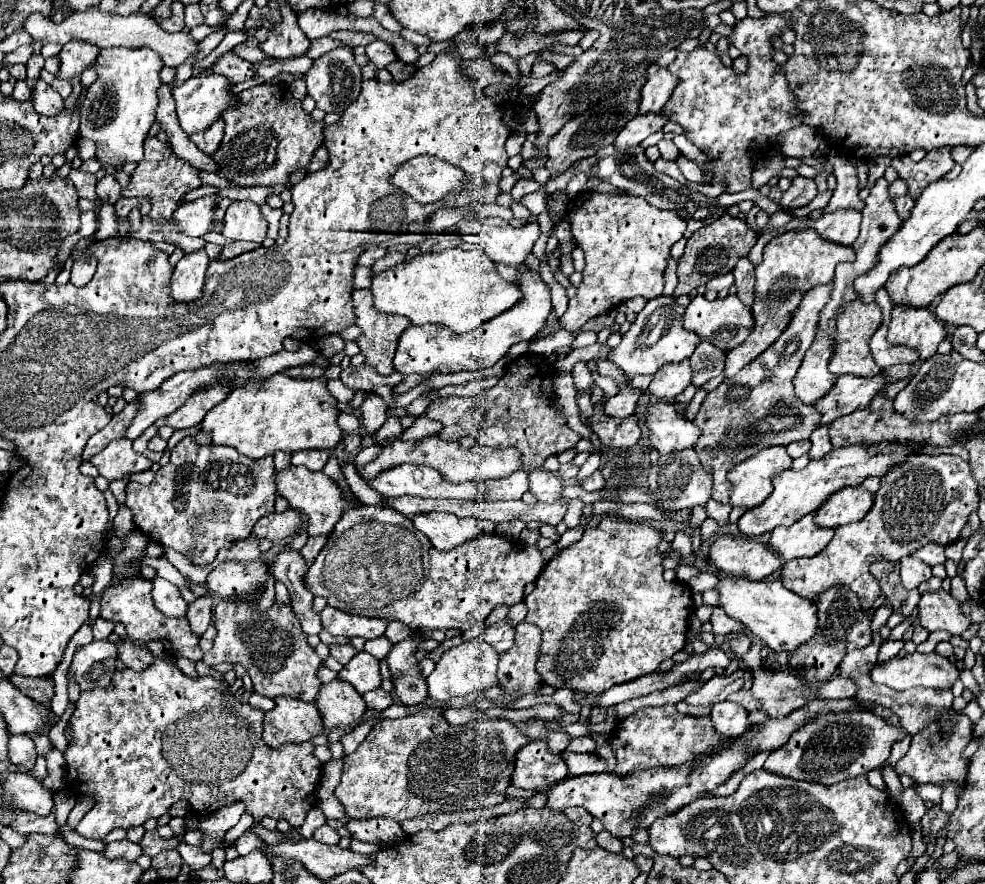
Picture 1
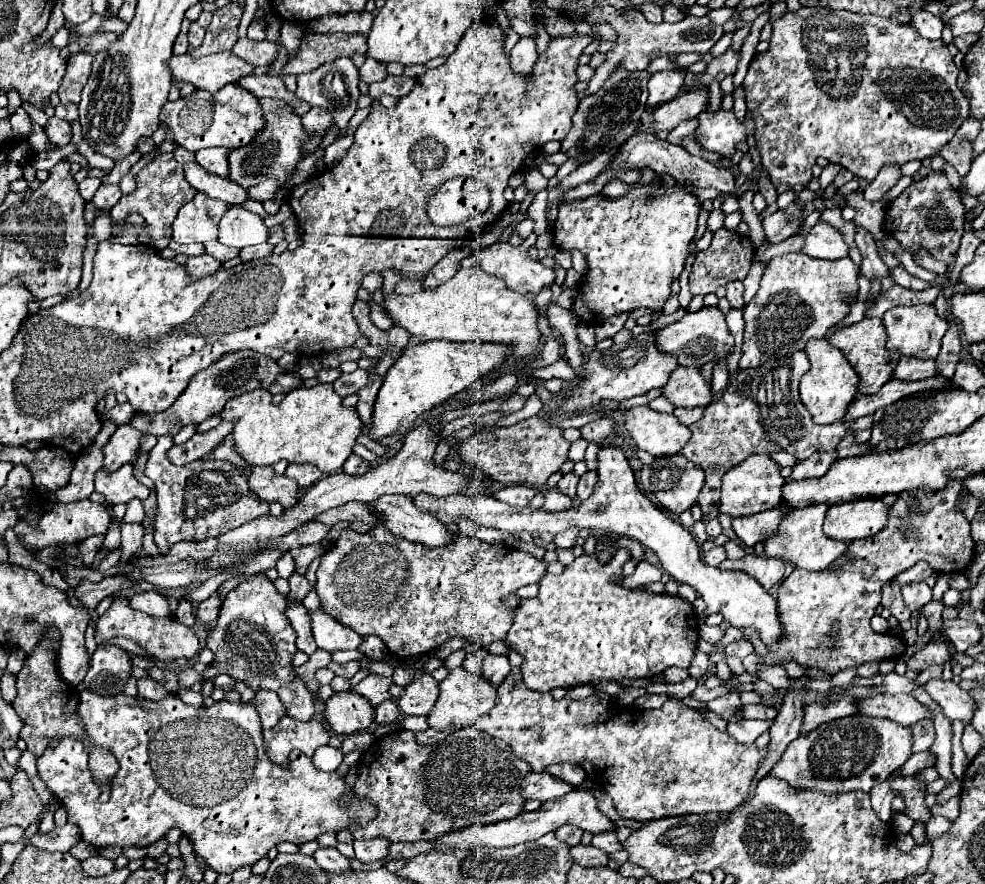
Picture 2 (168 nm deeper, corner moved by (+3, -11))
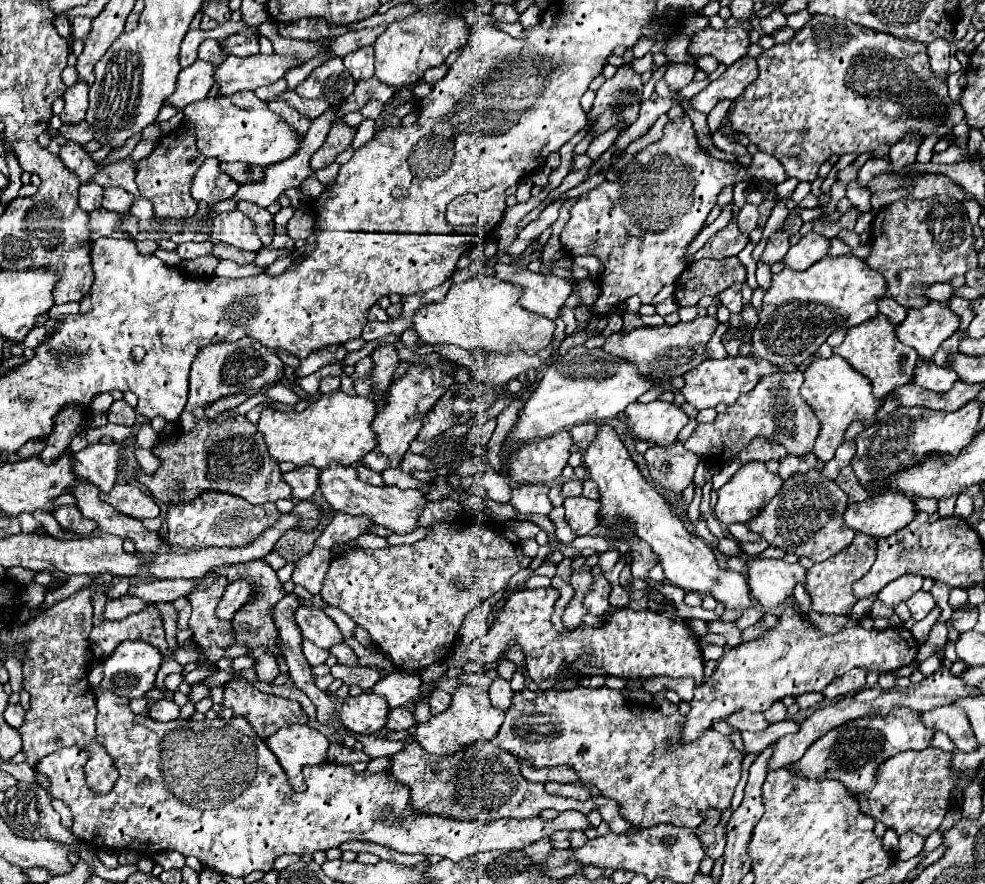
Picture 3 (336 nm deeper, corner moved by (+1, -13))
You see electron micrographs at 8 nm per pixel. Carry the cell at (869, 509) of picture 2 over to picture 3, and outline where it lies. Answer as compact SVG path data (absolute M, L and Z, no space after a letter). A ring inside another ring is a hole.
M883 491L861 503L849 503L843 519L855 533L869 533L877 539L889 537L911 523L917 513L915 499L917 497L907 497L903 493Z

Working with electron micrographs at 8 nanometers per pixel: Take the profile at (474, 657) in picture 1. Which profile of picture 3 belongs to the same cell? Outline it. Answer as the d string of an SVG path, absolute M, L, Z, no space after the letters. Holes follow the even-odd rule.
M459 685L455 689L455 693L451 695L449 709L439 713L439 715L433 715L427 723L419 725L411 735L415 737L415 741L427 753L433 753L433 755L453 755L463 745L469 745L473 741L489 741L491 737L495 737L495 733L501 727L503 719L505 719L505 713L495 709L489 703L489 695L487 695L485 687Z

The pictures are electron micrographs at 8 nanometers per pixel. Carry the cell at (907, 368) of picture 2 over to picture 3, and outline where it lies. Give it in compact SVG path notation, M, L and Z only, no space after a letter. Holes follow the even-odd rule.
M921 361L915 365L915 373L913 373L913 383L915 385L921 385L929 391L935 391L935 393L945 393L953 387L953 383L957 381L957 375L953 373L953 369L945 369L945 367L939 367L931 361Z

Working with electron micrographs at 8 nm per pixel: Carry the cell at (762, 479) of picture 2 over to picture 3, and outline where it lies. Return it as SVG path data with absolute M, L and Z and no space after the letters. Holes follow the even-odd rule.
M749 461L749 463L741 465L741 469L717 491L719 501L715 505L715 517L725 525L747 523L757 513L761 513L761 509L777 495L777 489L781 489L781 485L783 485L783 479L775 473L769 473L765 463Z

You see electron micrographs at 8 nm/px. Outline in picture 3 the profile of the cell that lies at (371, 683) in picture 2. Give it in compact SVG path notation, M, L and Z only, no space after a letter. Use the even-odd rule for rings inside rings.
M393 671L393 673L381 677L373 685L371 691L381 695L381 697L385 697L387 705L393 709L393 707L403 707L411 699L415 699L419 695L419 685L421 685L419 673Z

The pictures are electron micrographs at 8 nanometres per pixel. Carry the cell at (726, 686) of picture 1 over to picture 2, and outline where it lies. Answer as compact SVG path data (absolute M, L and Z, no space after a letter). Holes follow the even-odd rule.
M729 693L729 695L723 695L723 697L719 697L719 699L713 699L713 701L709 701L707 705L709 705L709 709L711 709L715 715L719 715L719 717L725 719L725 721L735 719L737 713L741 715L741 707L743 707L737 693Z

